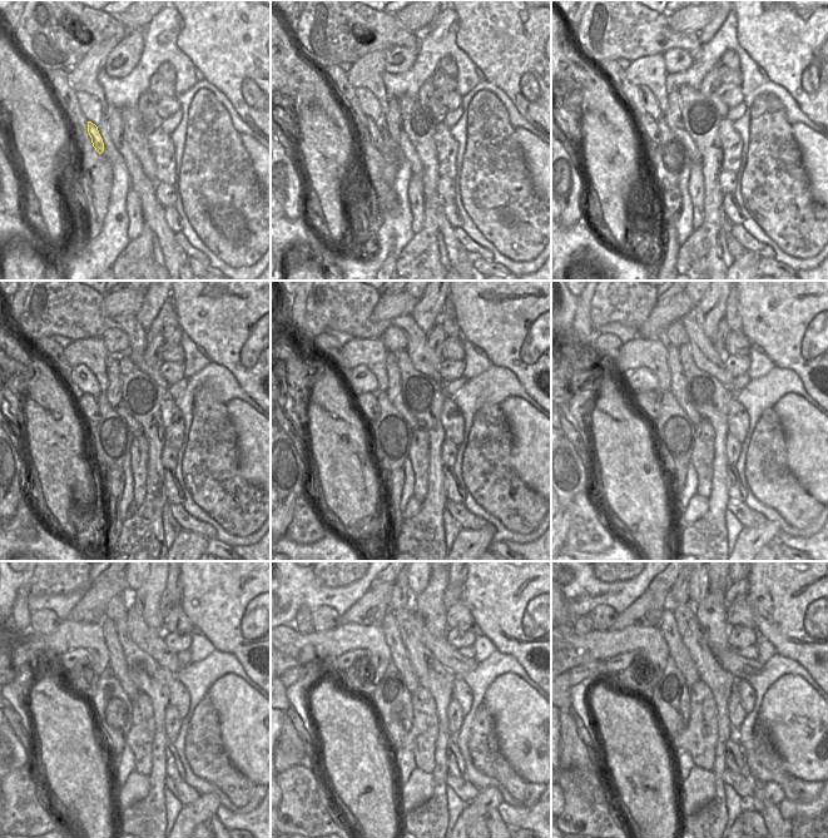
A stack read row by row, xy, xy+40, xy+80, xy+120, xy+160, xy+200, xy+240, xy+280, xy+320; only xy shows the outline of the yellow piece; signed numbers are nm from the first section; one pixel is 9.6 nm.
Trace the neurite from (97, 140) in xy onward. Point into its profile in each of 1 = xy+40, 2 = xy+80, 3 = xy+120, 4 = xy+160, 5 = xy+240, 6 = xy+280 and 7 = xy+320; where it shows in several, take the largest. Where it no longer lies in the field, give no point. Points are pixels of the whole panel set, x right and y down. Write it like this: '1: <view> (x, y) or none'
1: xy+40 (375, 135)
2: xy+80 (648, 127)
3: xy+120 (87, 403)
4: xy+160 (367, 403)
5: xy+240 (79, 677)
6: xy+280 (362, 670)
7: xy+320 (641, 670)

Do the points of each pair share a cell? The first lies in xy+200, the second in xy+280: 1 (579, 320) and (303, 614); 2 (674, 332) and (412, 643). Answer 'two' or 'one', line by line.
1: one
2: two

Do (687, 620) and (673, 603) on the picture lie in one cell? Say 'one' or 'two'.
two

